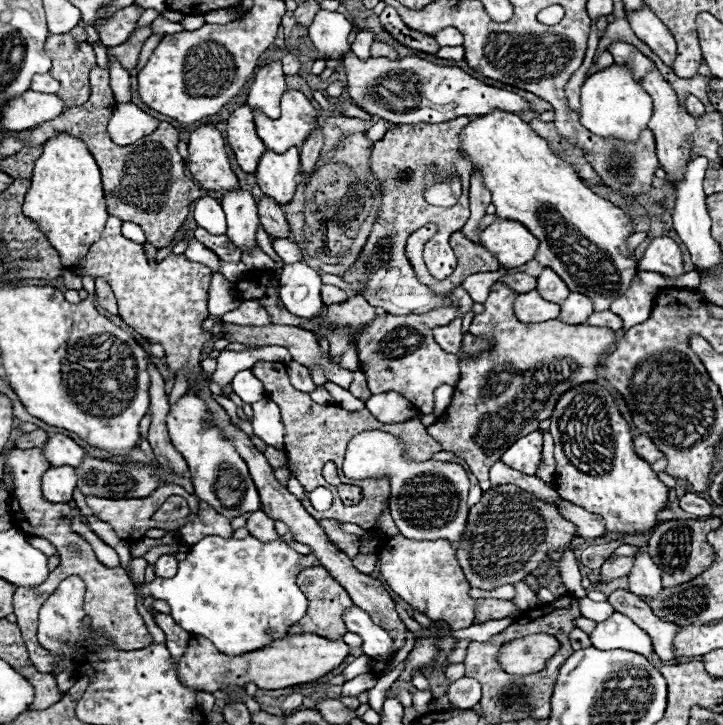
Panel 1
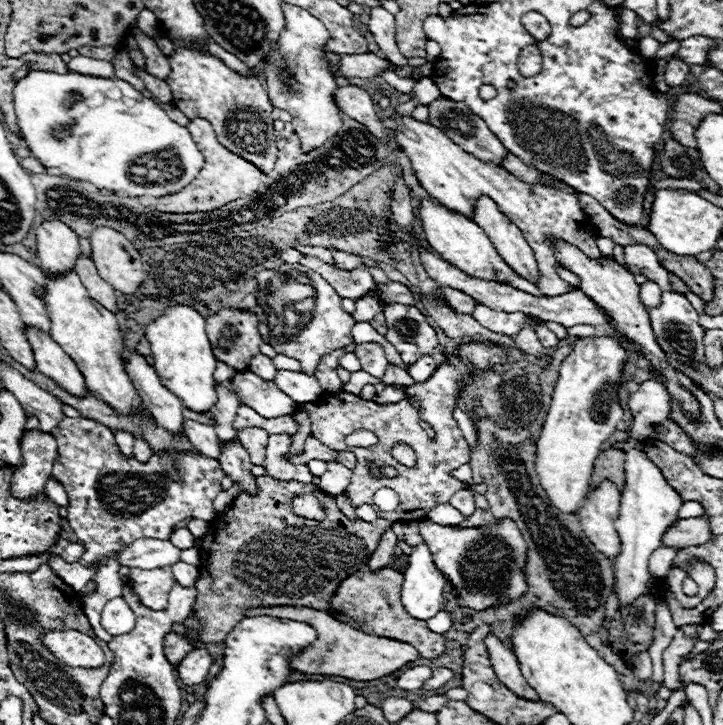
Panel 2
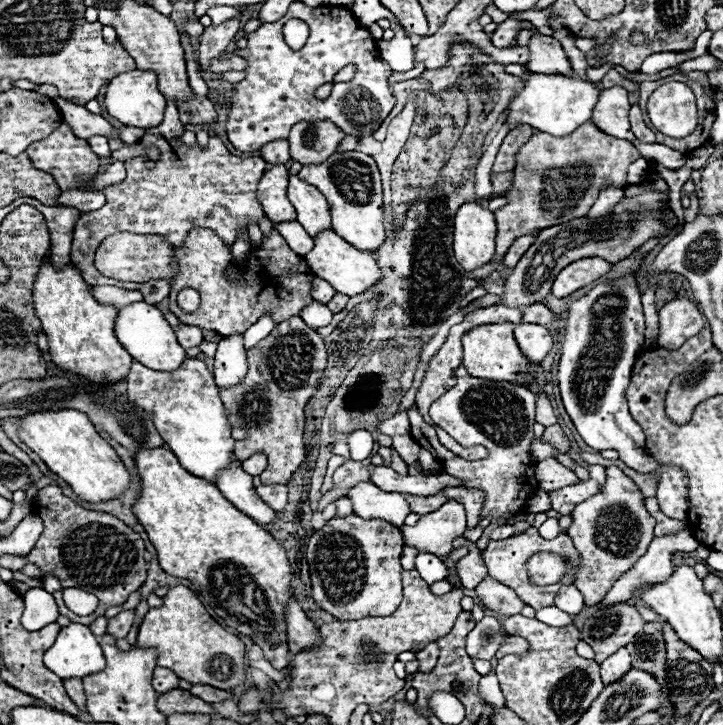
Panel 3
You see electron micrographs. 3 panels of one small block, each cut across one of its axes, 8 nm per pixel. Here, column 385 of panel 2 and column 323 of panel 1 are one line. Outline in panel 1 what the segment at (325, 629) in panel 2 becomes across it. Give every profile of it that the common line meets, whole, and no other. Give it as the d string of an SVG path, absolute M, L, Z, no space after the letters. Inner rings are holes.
M194 634L184 656L178 662L178 678L180 682L184 682L184 686L206 692L216 692L222 686L246 686L248 682L254 682L262 690L278 690L304 682L314 682L326 676L344 662L348 652L350 646L342 640L332 642L316 634L300 634L276 640L270 646L264 646L262 650L256 650L252 654L226 656L220 654L208 638Z

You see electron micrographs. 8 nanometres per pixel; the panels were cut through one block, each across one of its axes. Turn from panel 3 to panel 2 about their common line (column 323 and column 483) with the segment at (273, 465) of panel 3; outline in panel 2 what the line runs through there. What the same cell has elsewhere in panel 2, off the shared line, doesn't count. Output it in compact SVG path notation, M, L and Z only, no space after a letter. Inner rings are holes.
M464 342L456 348L454 354L450 354L446 358L446 362L442 362L434 374L426 380L426 382L416 382L412 386L408 386L408 396L416 398L422 404L422 410L418 410L416 406L412 406L412 402L408 398L394 402L394 404L376 404L370 400L362 400L356 394L350 394L346 390L336 390L336 392L324 392L316 402L308 402L302 404L300 408L310 416L310 424L312 424L312 436L318 438L324 446L336 450L336 452L352 452L358 460L356 472L352 472L352 484L348 486L348 494L352 498L354 506L360 504L370 504L378 518L396 522L396 520L424 520L426 512L436 506L436 502L448 502L450 496L458 490L462 490L462 482L456 478L450 478L448 472L466 464L470 460L470 448L468 442L464 440L458 422L452 416L452 410L458 406L458 396L464 390L464 386L468 384L468 380L472 380L472 372L470 368L476 368L478 374L496 366L496 364L504 364L508 360L506 352L500 346L490 346L488 342ZM356 430L370 430L378 436L378 444L368 446L368 448L356 448L356 446L346 446L346 436L350 436ZM404 442L408 446L412 446L414 454L416 454L416 466L408 468L404 464L400 464L394 456L392 456L392 448ZM370 464L378 464L378 466L392 466L398 476L396 478L380 478L380 476L372 476L370 472ZM378 488L392 488L398 494L398 508L394 512L384 512L380 510L374 502L372 496Z

